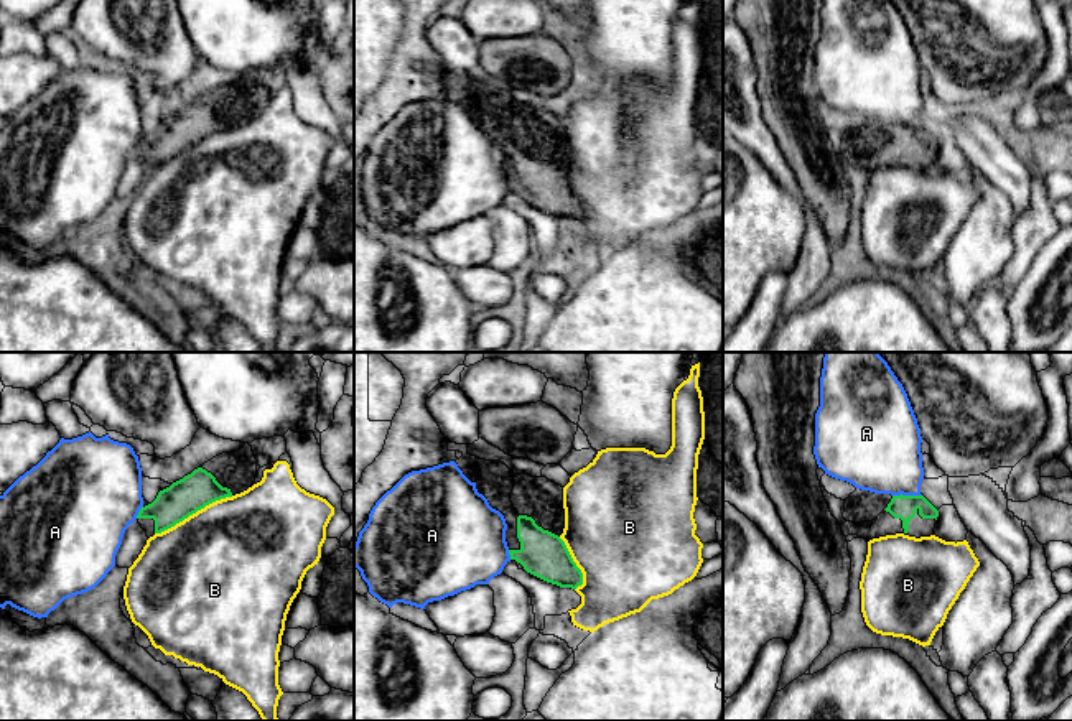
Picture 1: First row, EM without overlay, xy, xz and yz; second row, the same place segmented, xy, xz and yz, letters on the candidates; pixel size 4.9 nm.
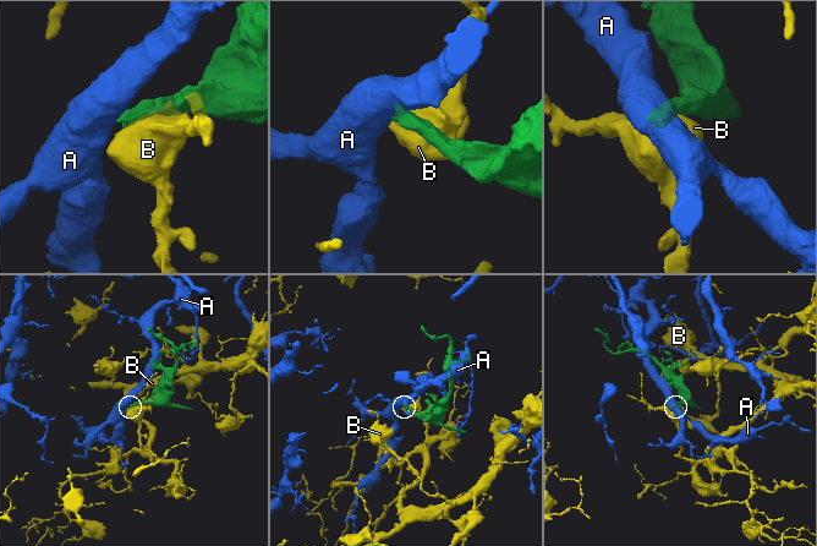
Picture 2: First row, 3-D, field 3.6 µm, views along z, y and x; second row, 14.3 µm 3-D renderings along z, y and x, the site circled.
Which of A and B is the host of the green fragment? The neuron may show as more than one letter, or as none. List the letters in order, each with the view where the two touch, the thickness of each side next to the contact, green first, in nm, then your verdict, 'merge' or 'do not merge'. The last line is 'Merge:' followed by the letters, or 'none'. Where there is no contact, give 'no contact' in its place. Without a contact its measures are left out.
A: meets green in yz; 120 nm thick on the green side, 380 nm on the other; do not merge
B: meets green in xy; 180 nm thick on the green side, 480 nm on the other; do not merge
Merge: none

